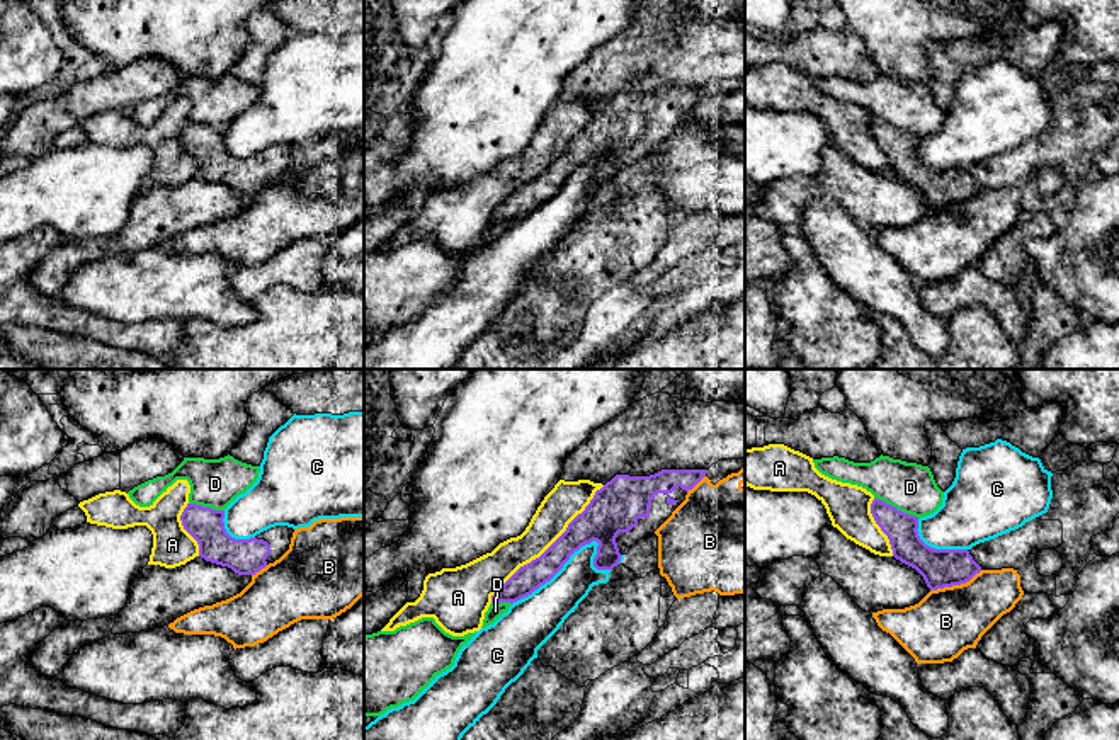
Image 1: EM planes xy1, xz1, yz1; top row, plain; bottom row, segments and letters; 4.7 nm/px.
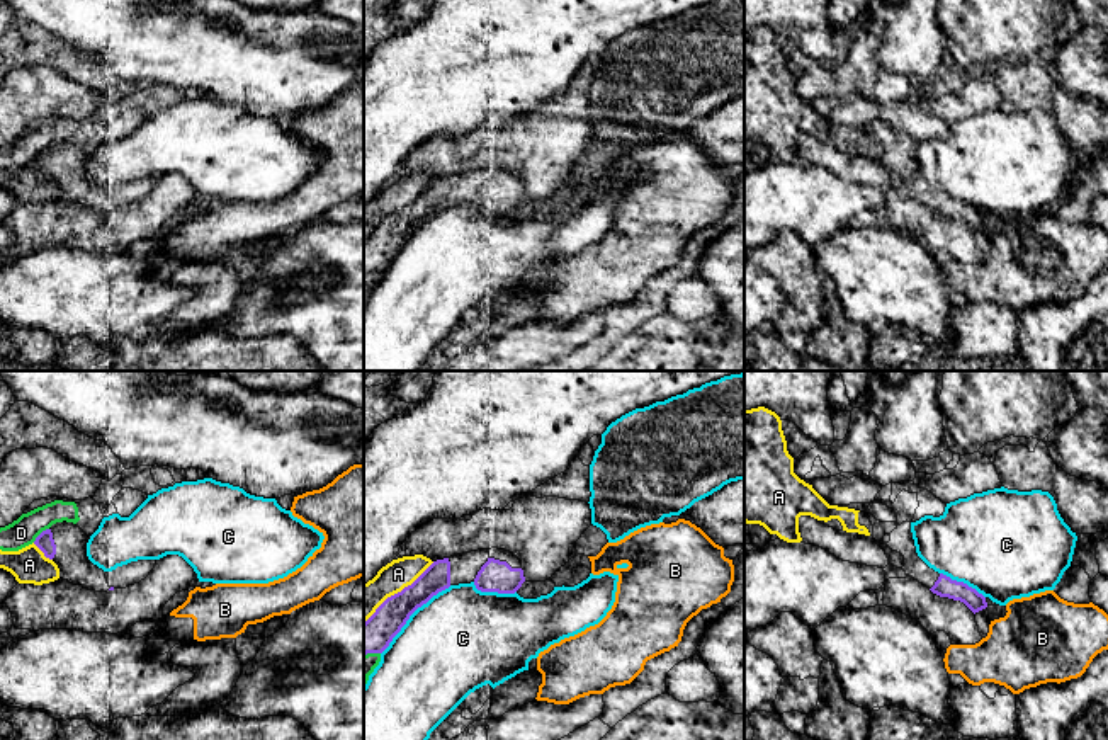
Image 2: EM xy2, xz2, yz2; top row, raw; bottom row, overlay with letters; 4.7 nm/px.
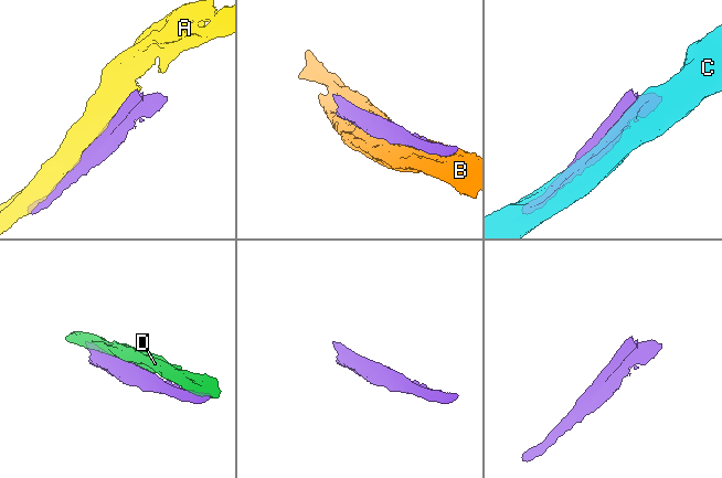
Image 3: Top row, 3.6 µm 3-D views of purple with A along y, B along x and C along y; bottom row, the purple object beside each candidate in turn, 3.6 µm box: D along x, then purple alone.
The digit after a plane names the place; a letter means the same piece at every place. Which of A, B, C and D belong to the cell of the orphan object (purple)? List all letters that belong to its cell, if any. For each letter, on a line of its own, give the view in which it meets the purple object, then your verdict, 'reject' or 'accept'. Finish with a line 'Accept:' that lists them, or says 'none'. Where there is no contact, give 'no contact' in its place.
A: contact in xz1; reject
B: contact in yz1; reject
C: contact in xz1; reject
D: contact in yz1; reject
Accept: none

